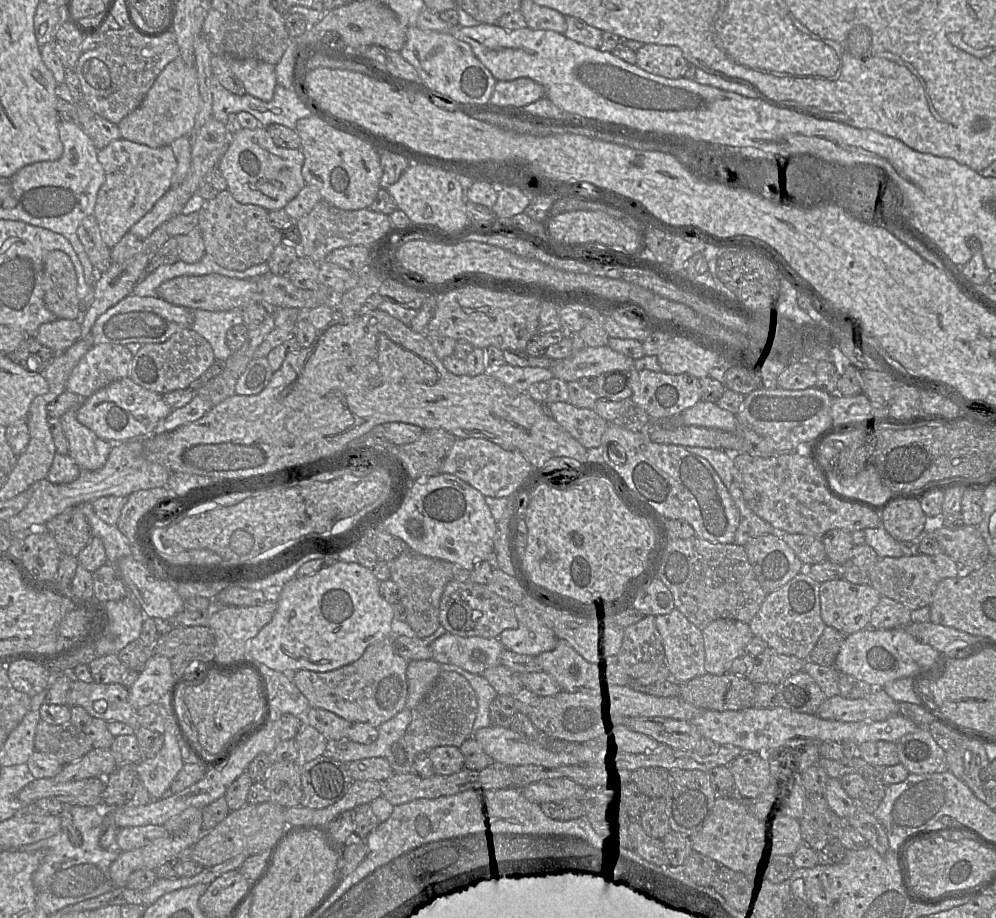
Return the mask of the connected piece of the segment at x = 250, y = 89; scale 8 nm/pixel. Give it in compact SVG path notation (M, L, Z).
M226 59L233 74L243 84L246 94L265 102L273 98L277 86L276 65L257 60Z

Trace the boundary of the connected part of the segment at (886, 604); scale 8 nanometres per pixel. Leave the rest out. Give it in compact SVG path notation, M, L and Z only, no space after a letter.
M881 596L873 609L869 627L876 630L904 628L911 623L911 611L901 603Z

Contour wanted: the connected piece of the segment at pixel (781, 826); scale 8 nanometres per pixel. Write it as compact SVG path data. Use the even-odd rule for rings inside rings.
M791 818L763 820L763 836L769 853L775 858L793 858L804 844L800 822Z

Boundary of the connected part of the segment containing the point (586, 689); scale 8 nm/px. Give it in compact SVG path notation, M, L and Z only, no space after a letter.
M559 641L553 650L537 655L536 659L542 671L551 675L558 682L562 691L588 694L602 694L604 691L604 668L585 660L565 641Z

